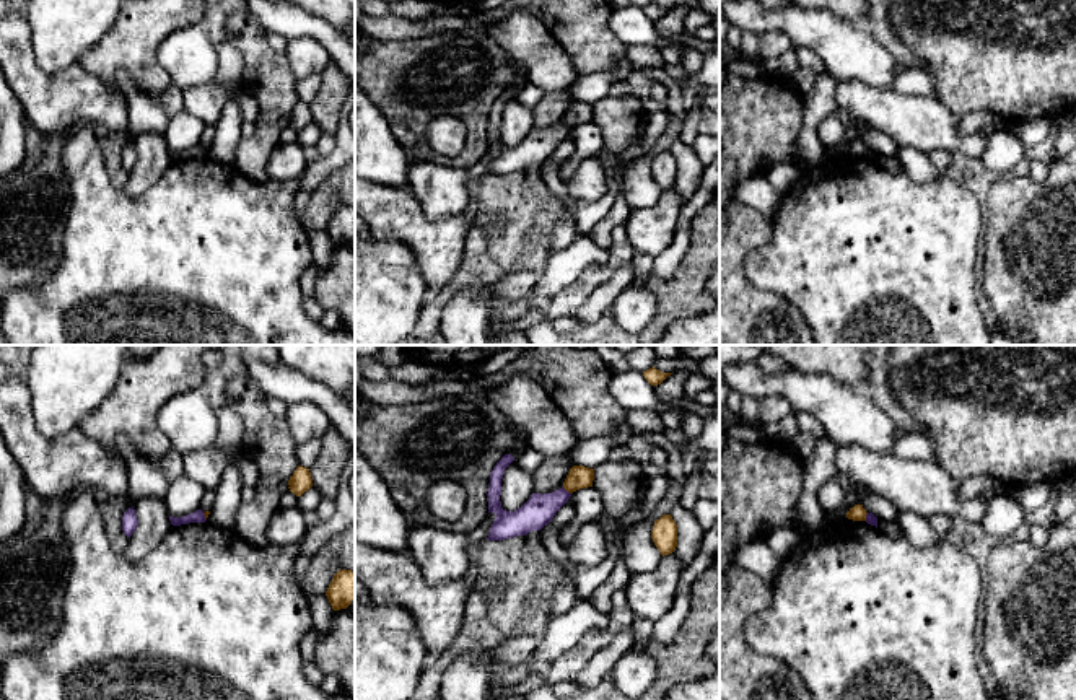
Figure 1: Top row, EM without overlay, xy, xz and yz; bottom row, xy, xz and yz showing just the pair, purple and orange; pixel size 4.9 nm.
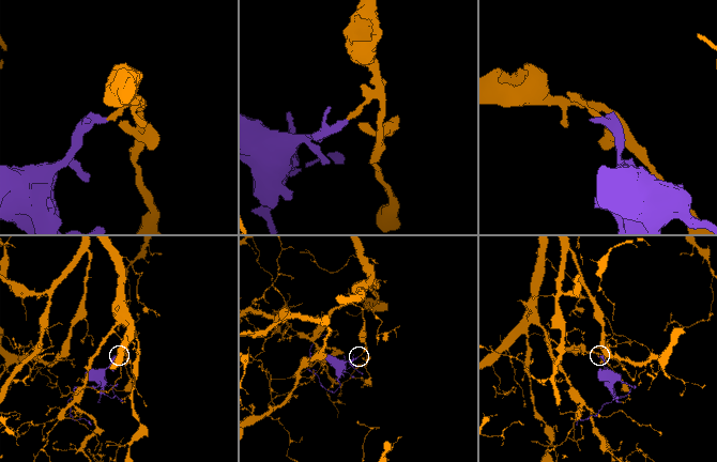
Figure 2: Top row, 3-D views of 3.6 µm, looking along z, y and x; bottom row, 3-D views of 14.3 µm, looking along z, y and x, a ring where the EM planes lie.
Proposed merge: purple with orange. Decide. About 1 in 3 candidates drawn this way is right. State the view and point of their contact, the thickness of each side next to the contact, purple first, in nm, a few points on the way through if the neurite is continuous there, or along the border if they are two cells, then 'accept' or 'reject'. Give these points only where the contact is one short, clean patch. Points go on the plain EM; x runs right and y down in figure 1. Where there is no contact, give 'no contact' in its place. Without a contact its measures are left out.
xz (565, 126) | 160/110 nm | along xz (562, 122), (570, 129) | reject

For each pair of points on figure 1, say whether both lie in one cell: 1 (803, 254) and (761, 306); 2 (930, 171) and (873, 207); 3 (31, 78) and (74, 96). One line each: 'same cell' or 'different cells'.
1: different cells
2: different cells
3: same cell

